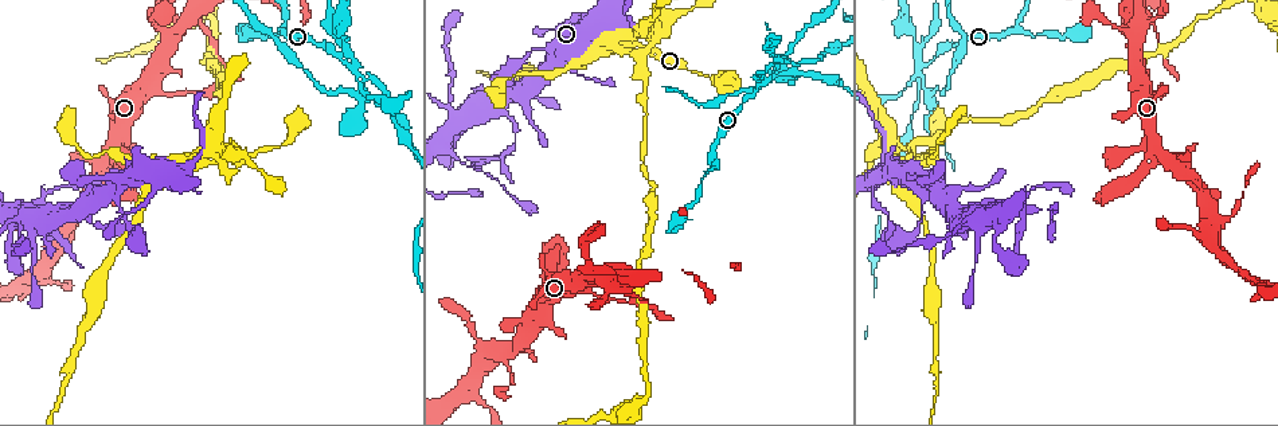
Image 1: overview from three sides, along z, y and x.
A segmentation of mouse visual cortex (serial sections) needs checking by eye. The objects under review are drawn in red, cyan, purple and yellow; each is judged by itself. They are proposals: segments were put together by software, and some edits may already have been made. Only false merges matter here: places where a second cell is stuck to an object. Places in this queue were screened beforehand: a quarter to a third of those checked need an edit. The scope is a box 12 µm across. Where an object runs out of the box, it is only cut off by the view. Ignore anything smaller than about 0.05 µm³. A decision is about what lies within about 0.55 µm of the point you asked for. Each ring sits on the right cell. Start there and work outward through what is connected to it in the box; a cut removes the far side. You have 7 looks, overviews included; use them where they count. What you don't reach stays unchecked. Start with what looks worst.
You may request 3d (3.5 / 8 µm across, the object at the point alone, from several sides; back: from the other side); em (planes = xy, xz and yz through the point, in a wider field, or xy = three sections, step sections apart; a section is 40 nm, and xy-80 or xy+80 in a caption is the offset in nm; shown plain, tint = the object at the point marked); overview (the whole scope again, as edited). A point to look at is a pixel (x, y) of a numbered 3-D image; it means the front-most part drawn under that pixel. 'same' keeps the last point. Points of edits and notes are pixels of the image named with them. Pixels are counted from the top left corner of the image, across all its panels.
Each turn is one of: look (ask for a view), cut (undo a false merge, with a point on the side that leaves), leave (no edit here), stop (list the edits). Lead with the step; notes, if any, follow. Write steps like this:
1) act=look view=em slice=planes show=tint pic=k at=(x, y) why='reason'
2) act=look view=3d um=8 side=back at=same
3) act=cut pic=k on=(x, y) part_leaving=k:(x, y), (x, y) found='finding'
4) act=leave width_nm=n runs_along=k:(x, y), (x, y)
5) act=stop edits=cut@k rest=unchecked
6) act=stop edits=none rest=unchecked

act=look view=3d um=8 pic=1 at=(926, 63) why='looks like a crossing'

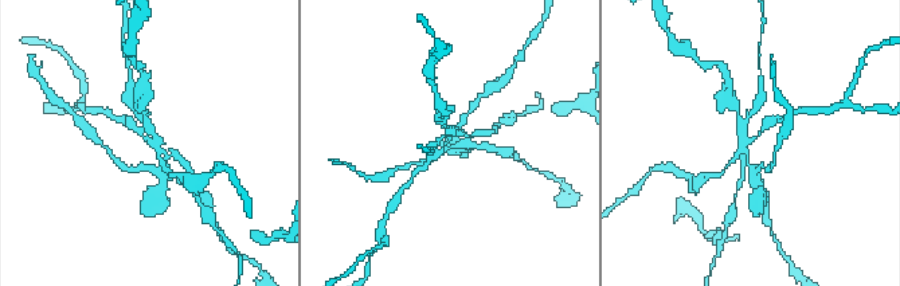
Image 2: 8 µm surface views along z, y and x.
act=look view=em slice=xy step=3 show=tint pic=2 at=(448, 139) why='need the tissue'

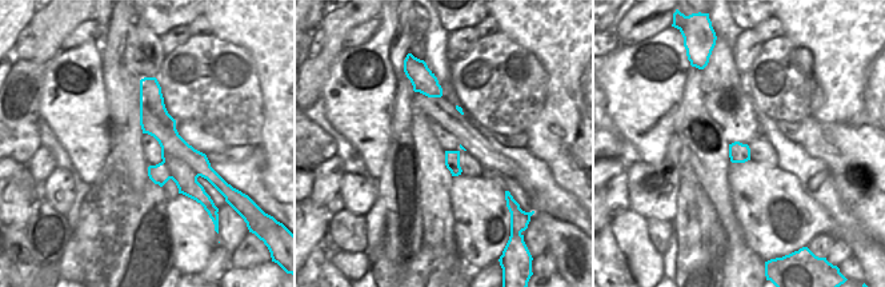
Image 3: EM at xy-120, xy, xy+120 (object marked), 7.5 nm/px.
act=cut pic=2 on=(453, 147) found='a second cell is stuck on'

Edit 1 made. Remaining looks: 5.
act=look view=overview

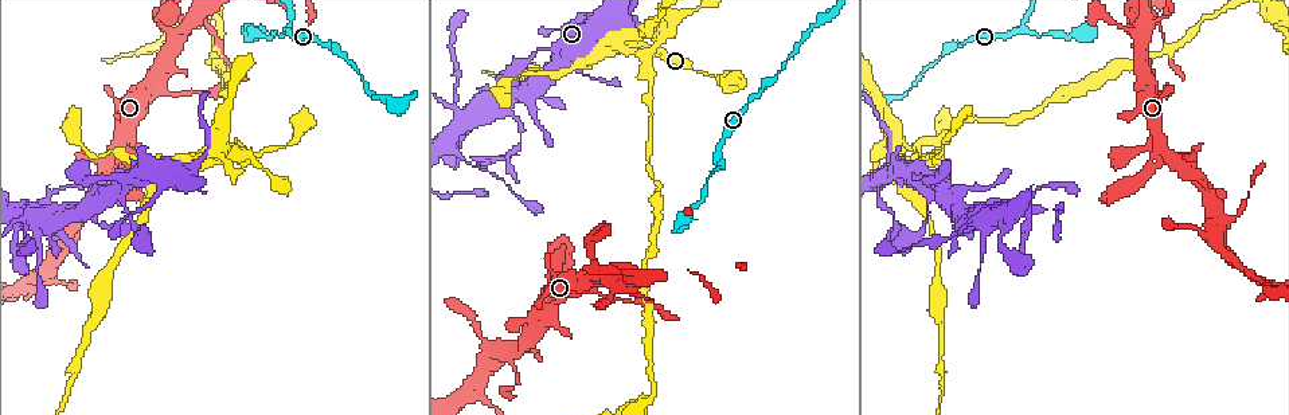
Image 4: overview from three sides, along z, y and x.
act=look view=3d um=8 side=back pic=4 at=(205, 161) why='looks like a crossing'

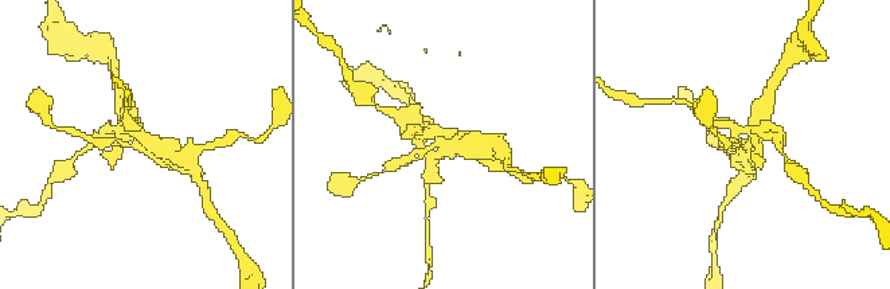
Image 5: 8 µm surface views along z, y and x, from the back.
act=look view=3d um=3.5 pic=5 at=(441, 139)

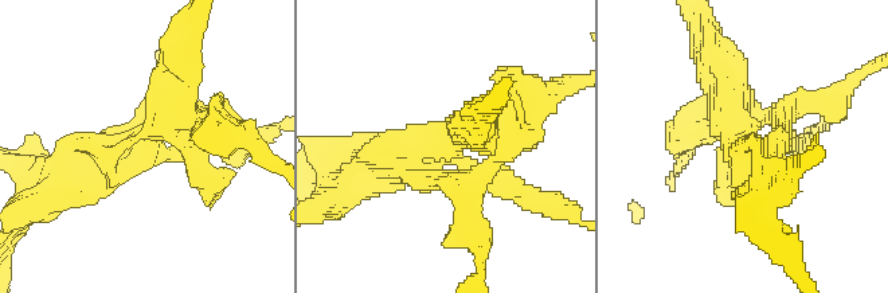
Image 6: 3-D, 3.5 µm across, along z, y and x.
act=look view=em slice=xy step=3 show=tint pic=6 at=(139, 157)

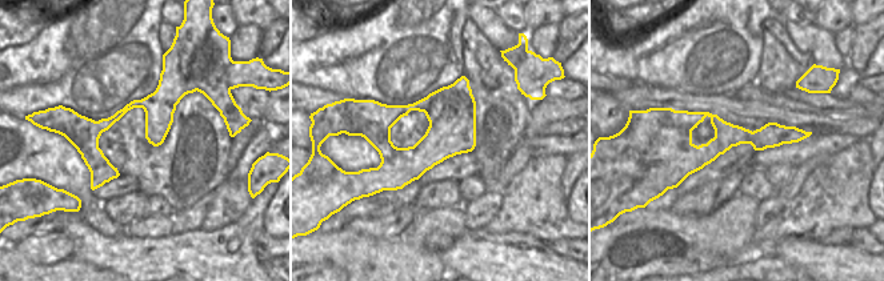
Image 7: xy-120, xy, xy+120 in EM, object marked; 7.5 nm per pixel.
act=cut pic=6 on=(219, 124) part_leaving=6:(458, 184), (468, 191), (480, 277) found='a second cell is stuck on'

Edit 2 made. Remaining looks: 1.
act=look view=3d um=3.5 pic=4 at=(716, 157) why='three arms meet'

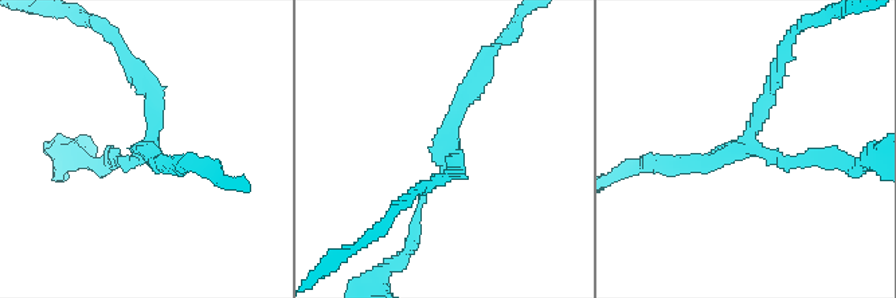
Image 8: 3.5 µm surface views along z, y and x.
act=leave runs_along=8:(484, 67), (414, 223) found='all the same cell'

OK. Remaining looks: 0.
act=stop edits=cut@2,cut@6 rest=unchecked

